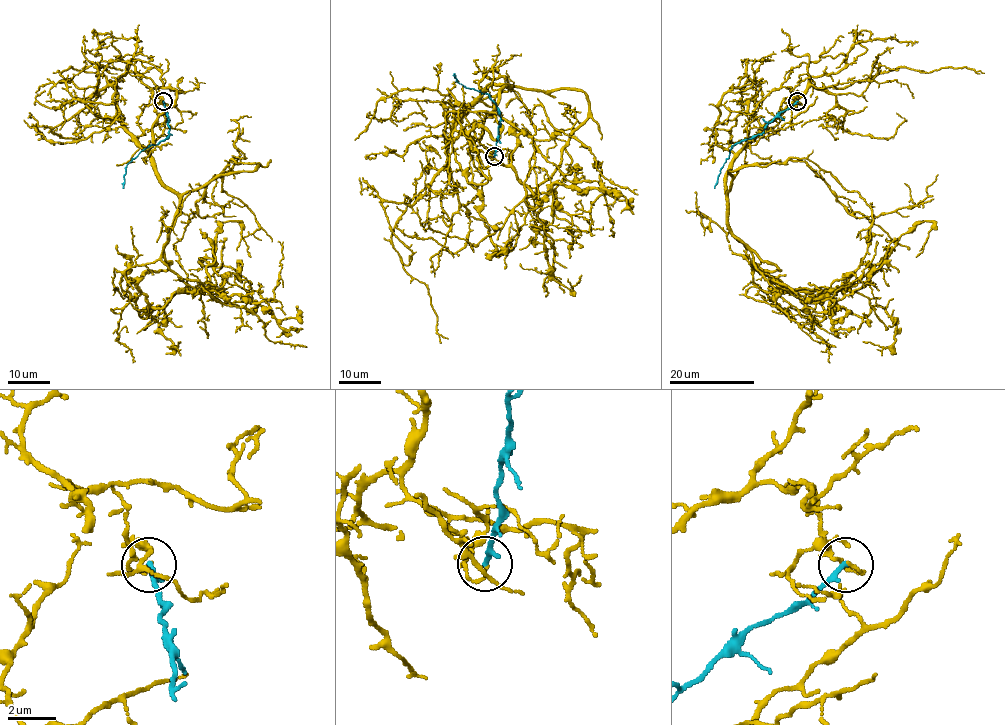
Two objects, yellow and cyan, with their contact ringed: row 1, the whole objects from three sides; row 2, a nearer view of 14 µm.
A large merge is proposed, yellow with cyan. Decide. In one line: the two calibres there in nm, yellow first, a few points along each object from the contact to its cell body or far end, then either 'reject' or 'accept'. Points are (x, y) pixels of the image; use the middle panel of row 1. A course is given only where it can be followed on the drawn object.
110/240 nm | yellow via (494, 157), (479, 100), (510, 85), (492, 111), (533, 142), (548, 272), (570, 293), (581, 275) | cyan via (494, 156), (499, 111), (487, 93), (462, 85), (456, 81), (454, 73) | reject

